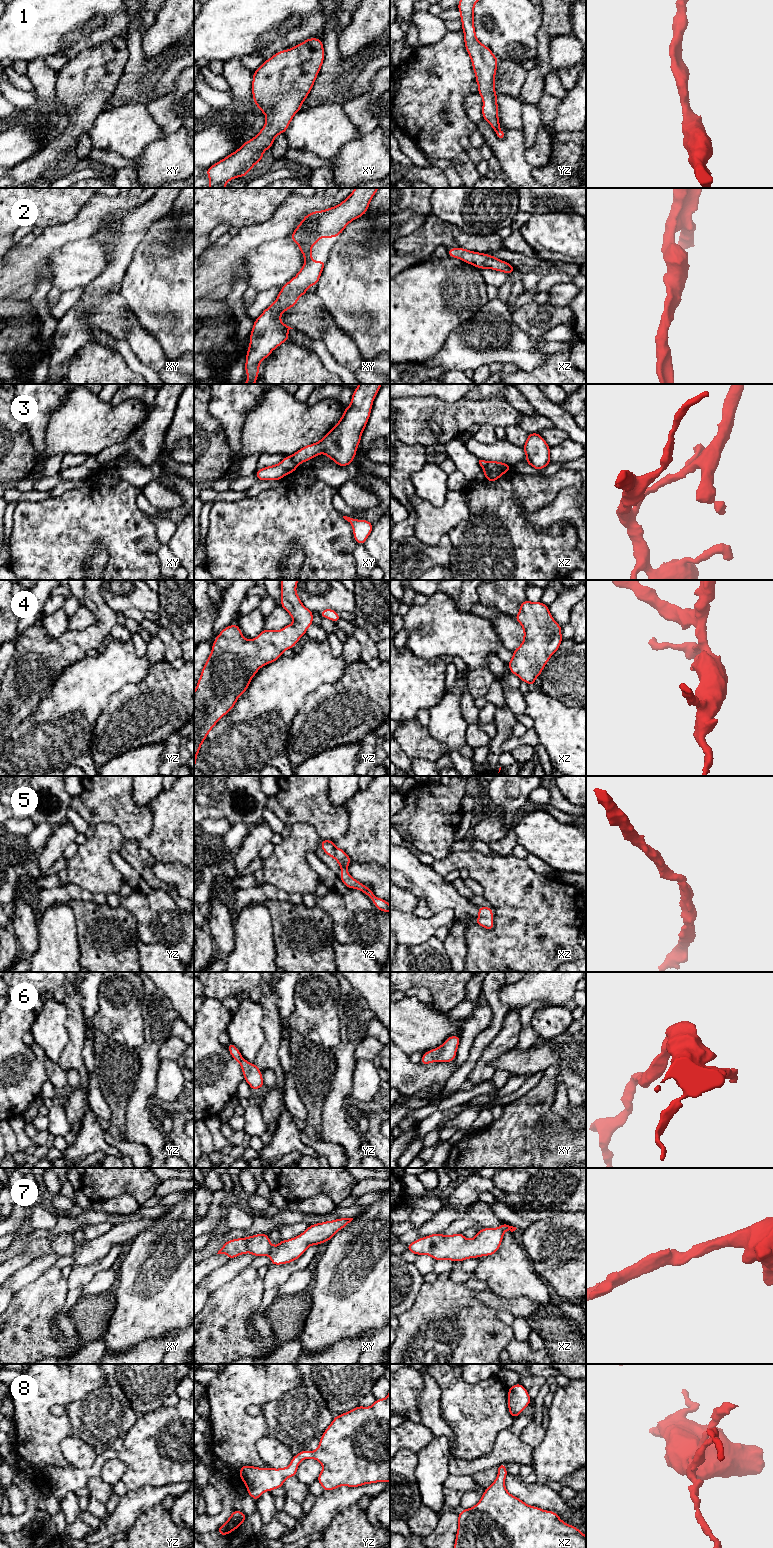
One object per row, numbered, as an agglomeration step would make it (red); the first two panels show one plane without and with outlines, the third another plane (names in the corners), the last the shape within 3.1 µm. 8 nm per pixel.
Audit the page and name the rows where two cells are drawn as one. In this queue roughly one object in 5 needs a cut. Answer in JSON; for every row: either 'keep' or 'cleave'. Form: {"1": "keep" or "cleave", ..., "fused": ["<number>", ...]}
{"1": "keep", "2": "keep", "3": "cleave", "4": "keep", "5": "keep", "6": "keep", "7": "keep", "8": "keep", "fused": ["3"]}

